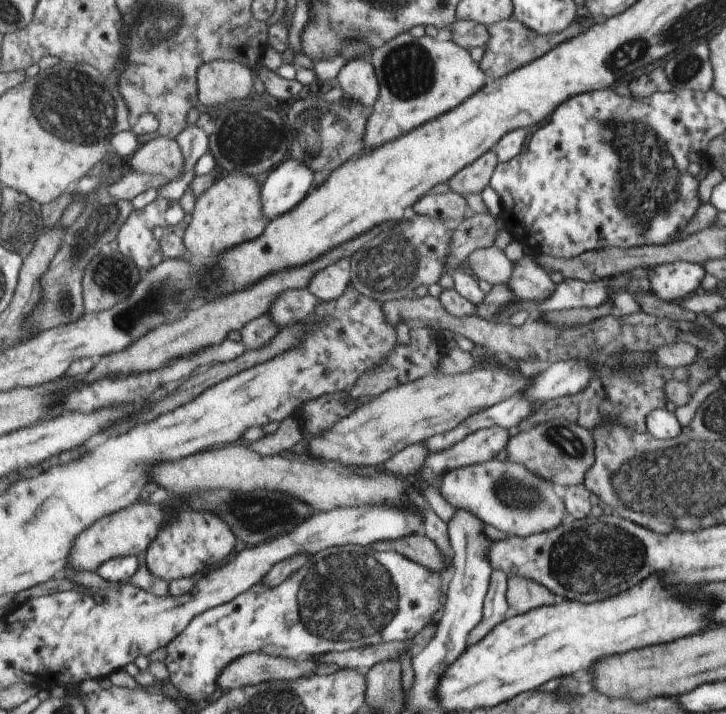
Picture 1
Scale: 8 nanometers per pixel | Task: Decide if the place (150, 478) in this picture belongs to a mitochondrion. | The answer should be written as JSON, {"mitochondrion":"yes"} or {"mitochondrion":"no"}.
{"mitochondrion":"no"}

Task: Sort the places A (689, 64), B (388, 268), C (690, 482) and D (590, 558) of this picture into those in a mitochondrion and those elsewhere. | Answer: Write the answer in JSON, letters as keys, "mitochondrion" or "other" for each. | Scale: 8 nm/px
{"A":"mitochondrion","B":"mitochondrion","C":"mitochondrion","D":"mitochondrion"}

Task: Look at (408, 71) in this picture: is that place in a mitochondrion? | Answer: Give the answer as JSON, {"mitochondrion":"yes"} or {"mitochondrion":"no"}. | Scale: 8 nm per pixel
{"mitochondrion":"yes"}

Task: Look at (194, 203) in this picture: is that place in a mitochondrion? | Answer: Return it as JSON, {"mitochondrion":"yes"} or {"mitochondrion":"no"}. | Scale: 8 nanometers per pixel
{"mitochondrion":"no"}

